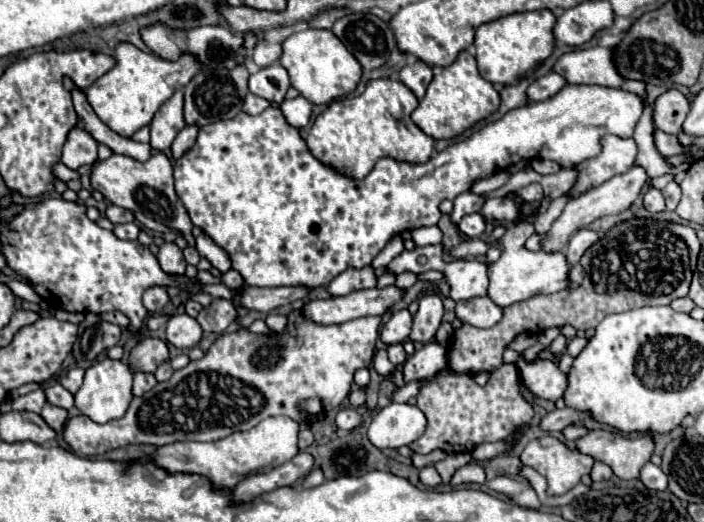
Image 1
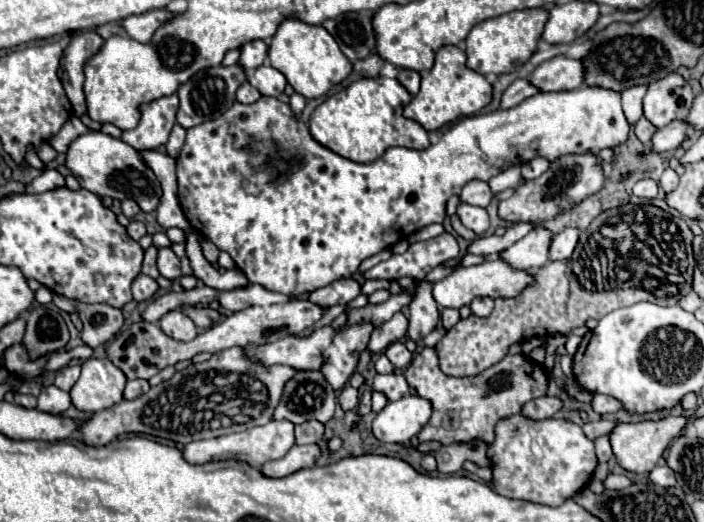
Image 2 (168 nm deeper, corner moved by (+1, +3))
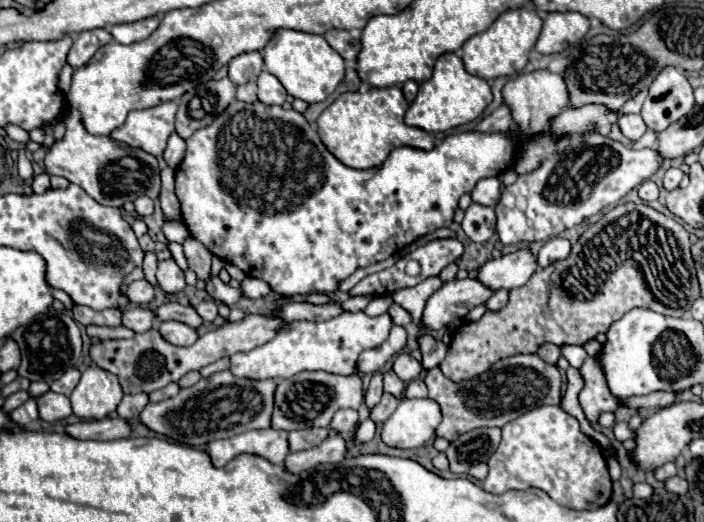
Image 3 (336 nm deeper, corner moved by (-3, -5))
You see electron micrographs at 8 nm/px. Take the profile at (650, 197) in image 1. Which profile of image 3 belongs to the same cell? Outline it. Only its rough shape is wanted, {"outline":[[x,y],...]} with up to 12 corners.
{"outline":[[652,180],[638,186],[638,196],[644,202],[658,200],[658,186]]}

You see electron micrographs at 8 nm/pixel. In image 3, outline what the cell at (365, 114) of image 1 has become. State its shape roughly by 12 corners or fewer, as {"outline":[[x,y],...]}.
{"outline":[[398,86],[340,94],[318,134],[346,166],[380,166],[392,148],[434,148],[404,124]]}

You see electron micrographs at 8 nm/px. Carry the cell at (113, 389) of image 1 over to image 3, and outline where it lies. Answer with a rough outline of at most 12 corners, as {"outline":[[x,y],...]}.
{"outline":[[90,366],[70,394],[72,412],[100,420],[124,392],[114,374]]}

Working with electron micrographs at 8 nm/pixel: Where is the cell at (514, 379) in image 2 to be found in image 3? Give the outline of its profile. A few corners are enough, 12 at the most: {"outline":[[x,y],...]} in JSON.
{"outline":[[536,354],[508,356],[458,384],[426,372],[454,442],[556,406],[562,376]]}

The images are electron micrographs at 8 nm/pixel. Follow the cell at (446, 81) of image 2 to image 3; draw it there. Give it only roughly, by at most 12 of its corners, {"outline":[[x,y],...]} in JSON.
{"outline":[[454,52],[436,60],[404,122],[446,132],[476,120],[492,92]]}

